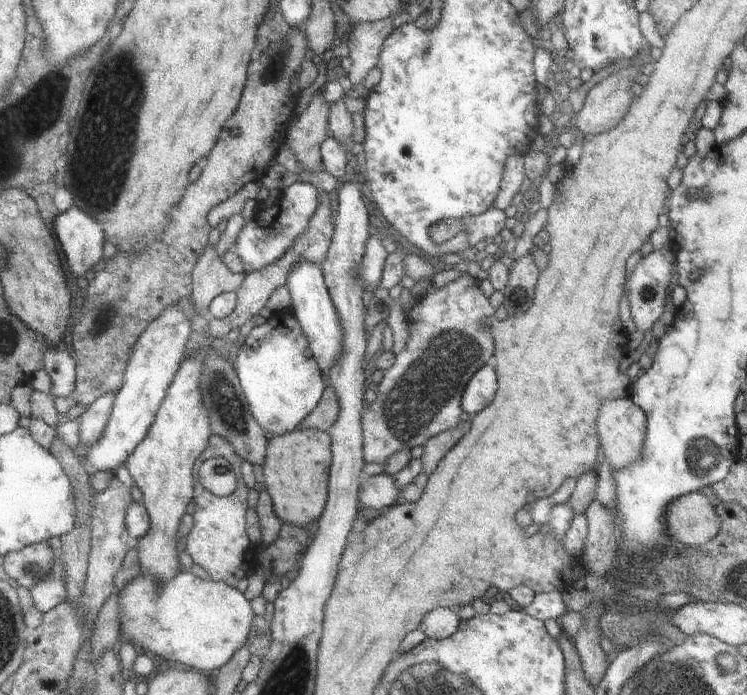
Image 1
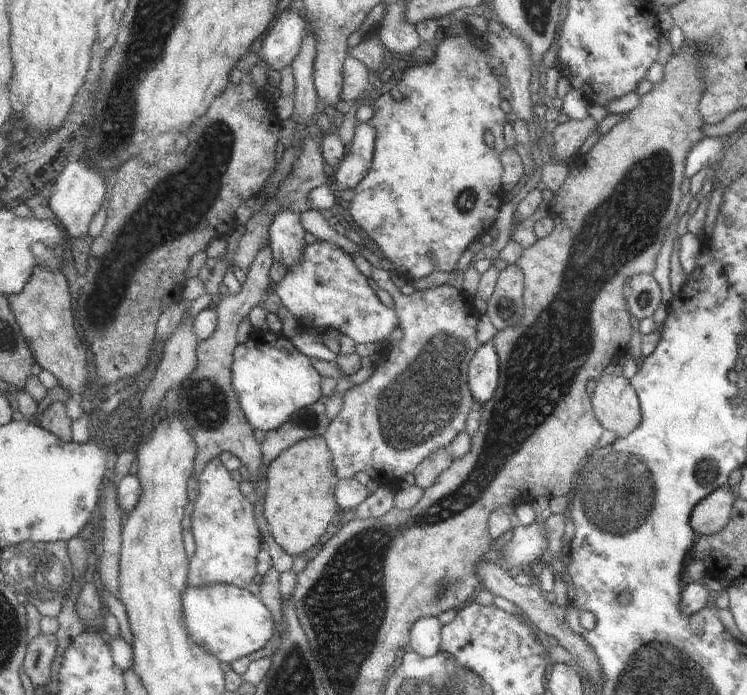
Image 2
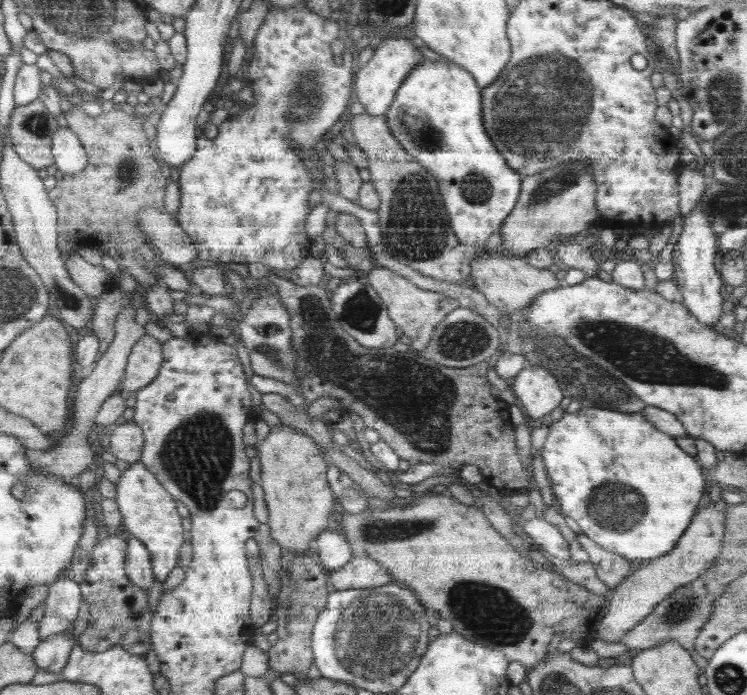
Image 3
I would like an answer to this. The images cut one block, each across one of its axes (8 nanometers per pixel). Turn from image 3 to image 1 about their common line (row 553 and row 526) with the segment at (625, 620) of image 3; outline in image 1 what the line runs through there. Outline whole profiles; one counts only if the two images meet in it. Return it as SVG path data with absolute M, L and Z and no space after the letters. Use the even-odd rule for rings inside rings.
M690 492L669 503L666 512L667 538L690 546L702 546L718 534L721 520L706 494Z

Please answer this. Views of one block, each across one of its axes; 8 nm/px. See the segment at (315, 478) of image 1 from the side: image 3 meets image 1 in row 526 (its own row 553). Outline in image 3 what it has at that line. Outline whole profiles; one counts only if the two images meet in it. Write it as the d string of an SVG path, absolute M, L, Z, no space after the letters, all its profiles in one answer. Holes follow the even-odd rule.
M289 425L275 426L270 429L266 438L260 442L257 448L257 456L260 458L261 466L261 487L265 494L267 509L269 512L268 526L271 530L272 538L282 547L294 549L299 555L310 555L304 552L308 544L320 534L320 530L326 528L328 524L328 514L332 510L332 490L326 482L326 464L316 448L316 443L312 442L305 433L296 431Z

